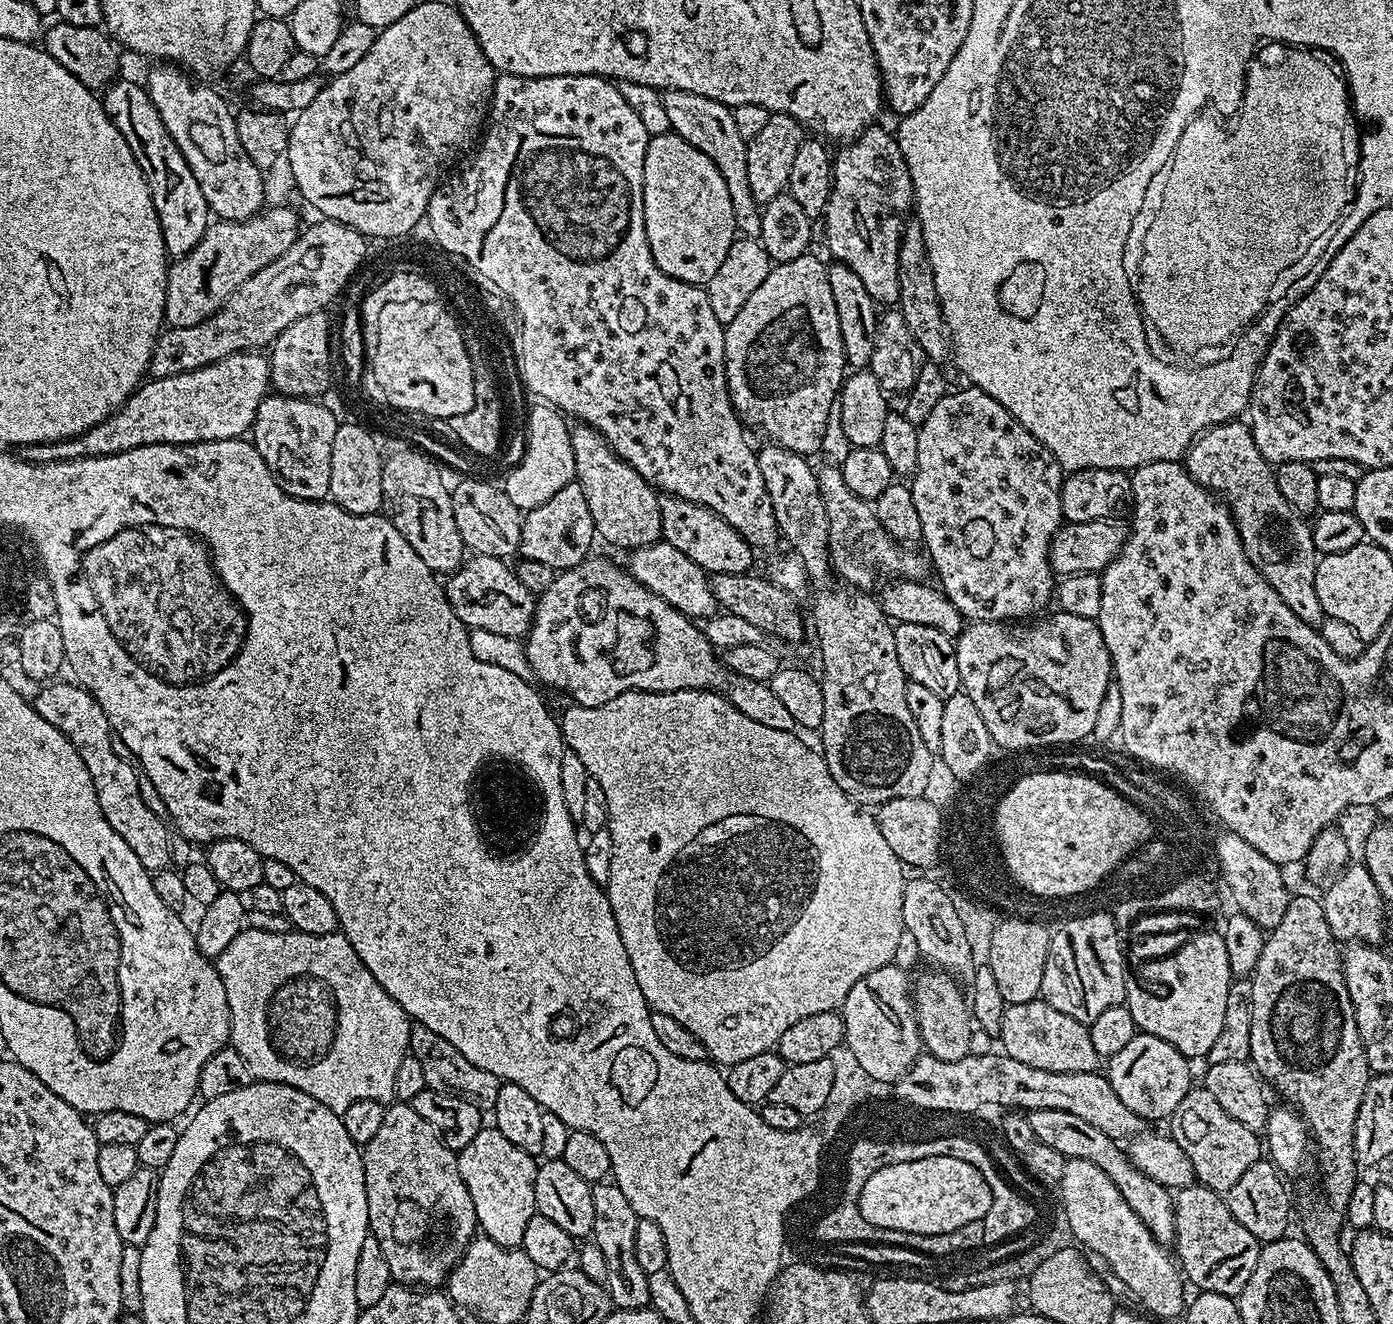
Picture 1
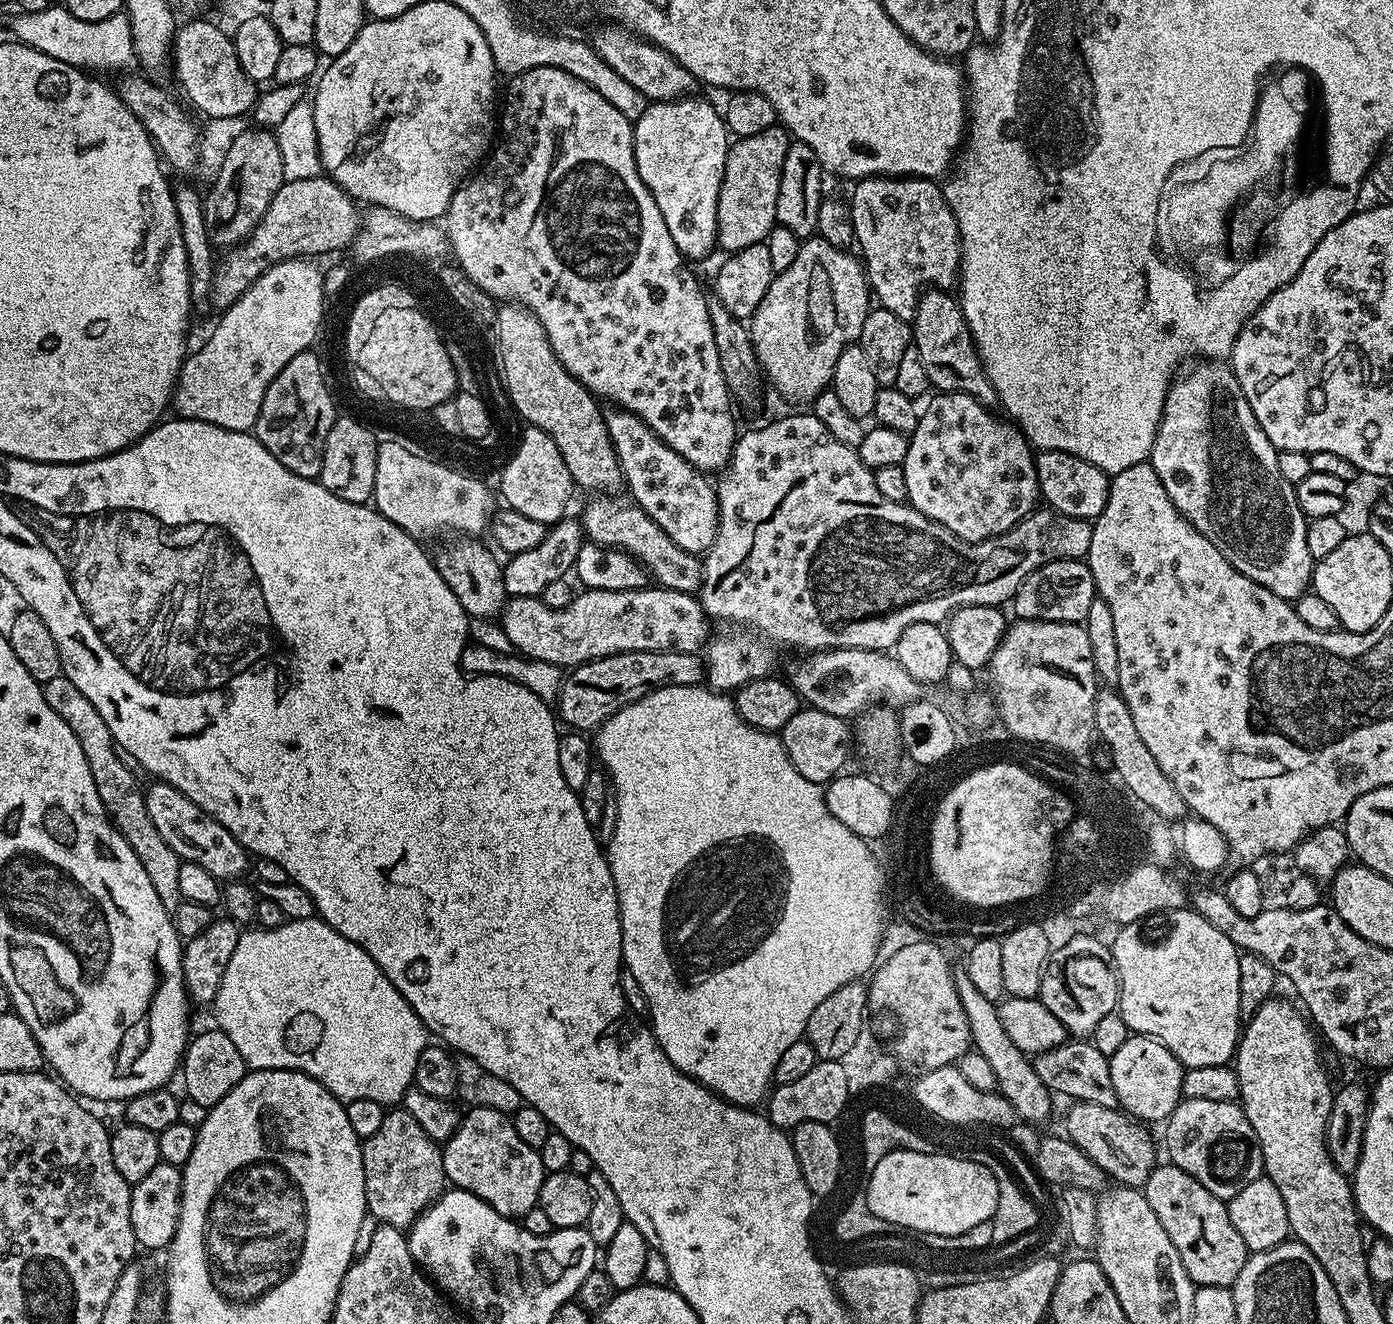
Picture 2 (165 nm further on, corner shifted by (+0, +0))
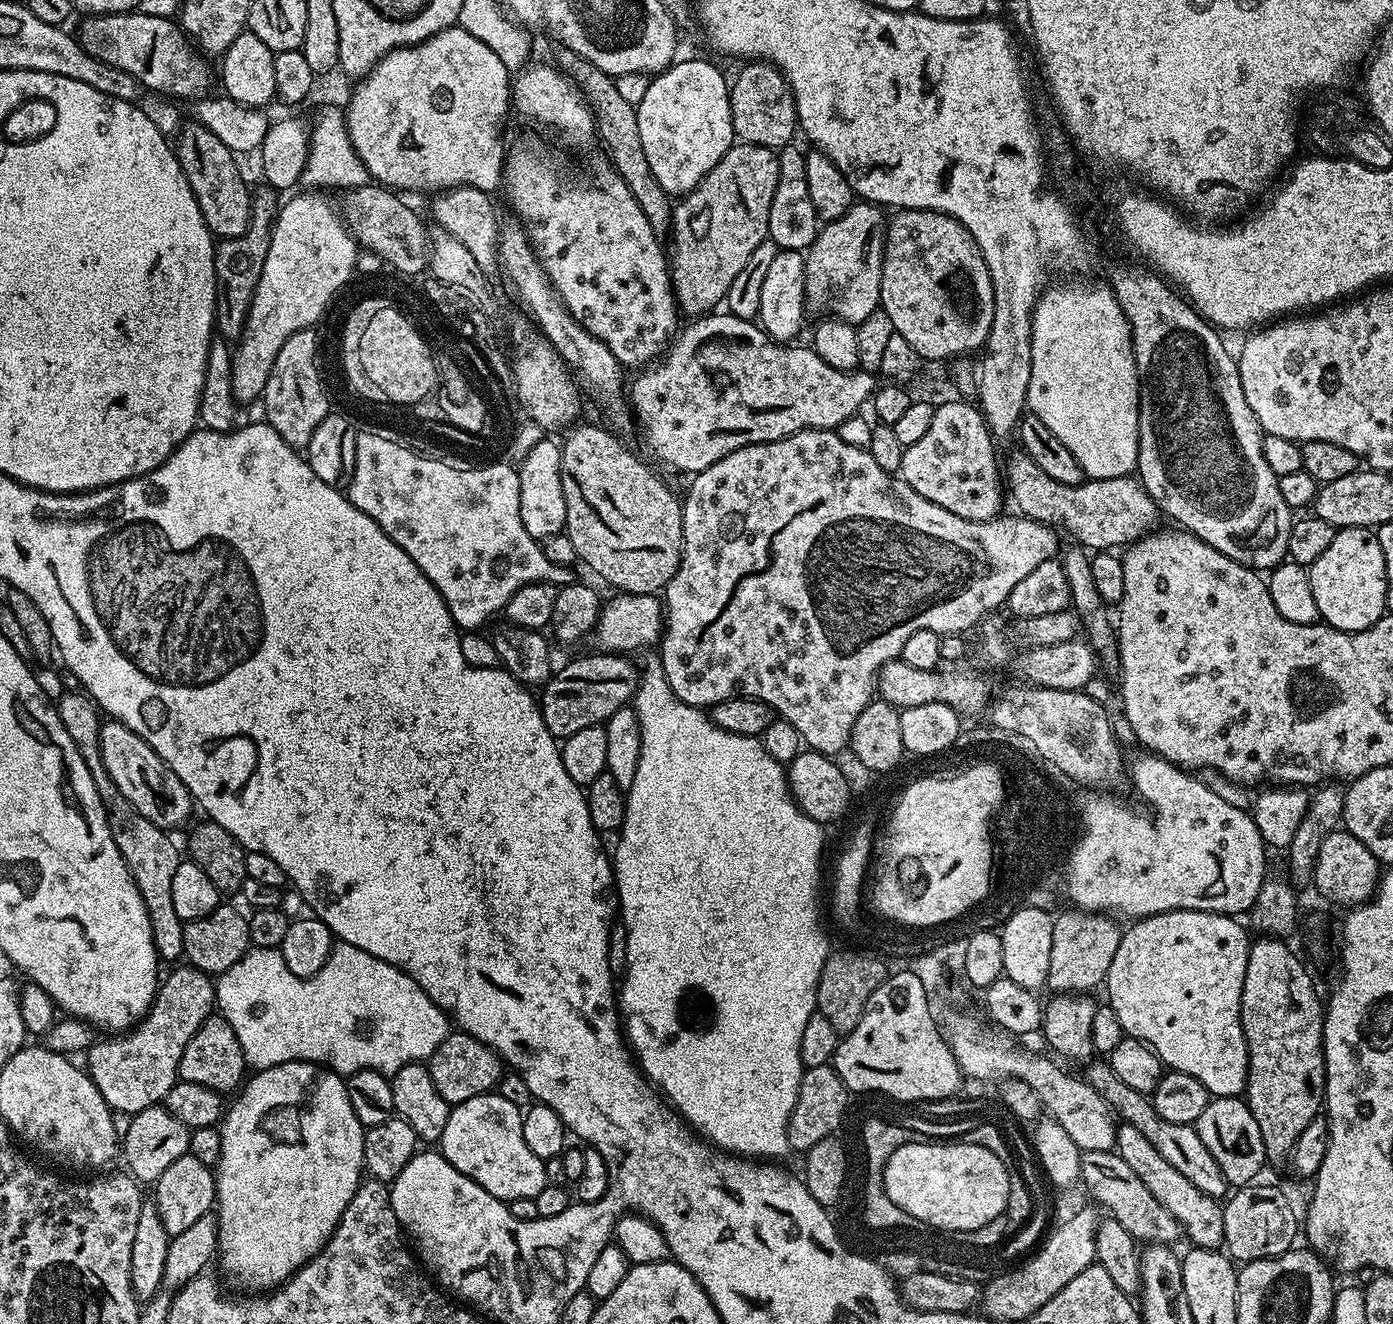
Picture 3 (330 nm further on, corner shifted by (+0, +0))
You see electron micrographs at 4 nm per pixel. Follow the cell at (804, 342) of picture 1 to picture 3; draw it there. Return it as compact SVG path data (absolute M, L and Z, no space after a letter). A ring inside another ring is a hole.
M856 202L842 218L825 223L817 231L816 241L806 252L806 294L811 307L825 304L833 317L853 326L880 308L884 237L888 235L884 212L879 204Z

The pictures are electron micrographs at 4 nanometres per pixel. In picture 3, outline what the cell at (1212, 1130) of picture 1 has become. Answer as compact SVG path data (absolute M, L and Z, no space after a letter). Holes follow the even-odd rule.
M1218 1096L1209 1099L1206 1110L1194 1125L1198 1138L1202 1138L1206 1150L1214 1156L1214 1162L1222 1168L1222 1174L1229 1185L1247 1186L1257 1179L1256 1176L1266 1165L1262 1130L1258 1130L1258 1122L1254 1122L1254 1114L1250 1114L1247 1103L1240 1096Z

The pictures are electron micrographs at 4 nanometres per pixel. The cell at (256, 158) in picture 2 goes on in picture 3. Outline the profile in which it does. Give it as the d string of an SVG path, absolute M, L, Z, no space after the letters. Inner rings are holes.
M261 186L251 193L252 217L244 235L232 239L221 239L214 254L216 275L216 326L215 331L229 342L239 341L244 333L250 302L254 290L258 290L258 278L262 278L262 266L266 266L266 254L270 250L272 226L278 211L278 192L275 188Z

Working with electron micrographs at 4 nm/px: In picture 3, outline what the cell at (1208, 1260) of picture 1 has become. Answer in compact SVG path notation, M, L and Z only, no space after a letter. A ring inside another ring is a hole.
M1121 1123L1116 1130L1116 1146L1114 1149L1117 1156L1120 1156L1134 1173L1142 1180L1143 1185L1150 1190L1151 1194L1169 1211L1180 1225L1183 1235L1192 1239L1191 1243L1198 1248L1219 1249L1224 1242L1224 1209L1221 1201L1215 1196L1202 1194L1198 1186L1192 1185L1187 1178L1178 1174L1137 1127Z

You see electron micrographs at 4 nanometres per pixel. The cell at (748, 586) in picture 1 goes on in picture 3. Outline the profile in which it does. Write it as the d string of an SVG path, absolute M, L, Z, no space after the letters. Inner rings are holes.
M577 423L575 426L567 429L568 437L562 440L560 450L560 469L562 470L562 494L566 494L566 522L564 523L564 532L574 542L574 550L579 563L585 564L596 576L601 576L610 587L616 588L617 593L630 596L651 596L653 594L663 593L664 587L674 578L674 574L680 565L680 551L682 550L682 522L684 521L684 509L679 495L675 496L658 477L652 473L652 468L648 464L643 464L622 441L616 436L611 436L604 428L599 428L596 424Z

